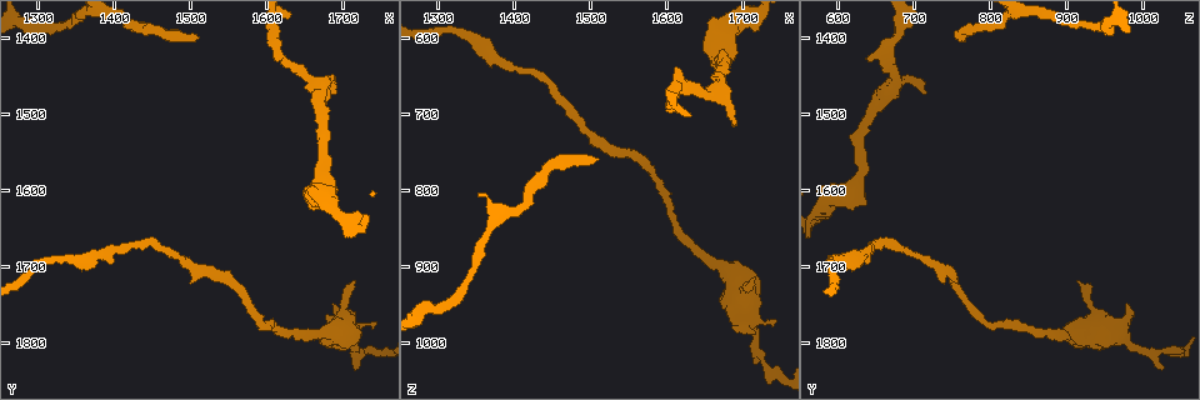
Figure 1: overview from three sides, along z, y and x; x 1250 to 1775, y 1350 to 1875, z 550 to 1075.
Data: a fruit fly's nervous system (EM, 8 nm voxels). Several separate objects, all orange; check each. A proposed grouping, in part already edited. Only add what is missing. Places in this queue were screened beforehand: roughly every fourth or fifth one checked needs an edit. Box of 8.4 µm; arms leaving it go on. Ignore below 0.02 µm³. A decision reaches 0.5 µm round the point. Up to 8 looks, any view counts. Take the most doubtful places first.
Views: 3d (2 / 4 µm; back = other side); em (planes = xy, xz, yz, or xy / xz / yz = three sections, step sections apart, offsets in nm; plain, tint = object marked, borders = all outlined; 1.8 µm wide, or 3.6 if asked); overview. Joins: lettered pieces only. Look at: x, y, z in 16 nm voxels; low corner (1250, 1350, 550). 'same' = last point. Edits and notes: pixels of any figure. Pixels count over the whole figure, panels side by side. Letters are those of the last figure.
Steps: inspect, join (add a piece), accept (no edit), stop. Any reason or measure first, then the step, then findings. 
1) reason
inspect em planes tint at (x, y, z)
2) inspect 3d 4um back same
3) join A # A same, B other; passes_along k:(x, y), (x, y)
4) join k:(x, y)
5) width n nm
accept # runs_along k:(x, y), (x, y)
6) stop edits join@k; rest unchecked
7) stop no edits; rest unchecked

branch stops here
inspect 3d 2um at (1510, 1400, 760)

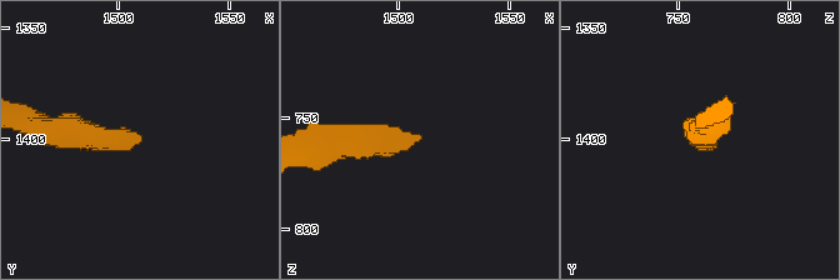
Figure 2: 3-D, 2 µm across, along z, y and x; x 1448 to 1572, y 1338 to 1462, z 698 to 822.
now the EM
inspect em 3.6um planes plain at (1510, 1399, 758)

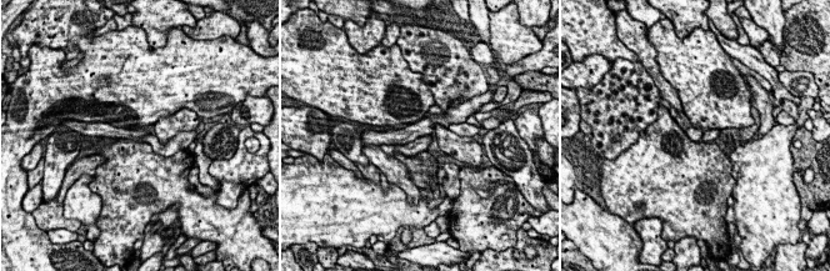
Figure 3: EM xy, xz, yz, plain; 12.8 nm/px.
see the neighbours
inspect em 3.6um planes borders same

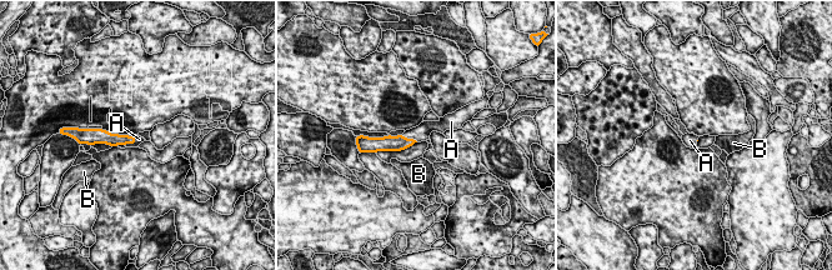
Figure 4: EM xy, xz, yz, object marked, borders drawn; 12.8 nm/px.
join A # A same, B other; passes_along 4:(113, 139), (131, 143), (139, 139); the neuron continues

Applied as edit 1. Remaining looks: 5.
inspect overview

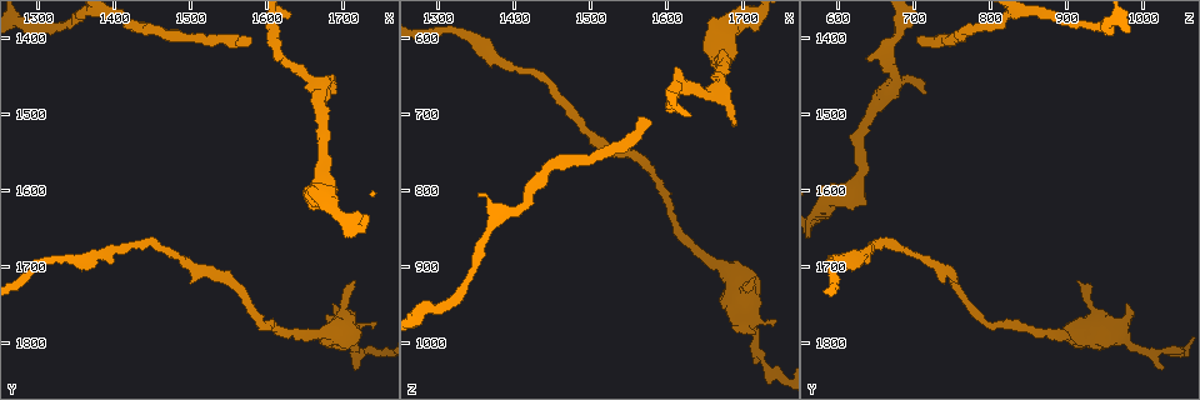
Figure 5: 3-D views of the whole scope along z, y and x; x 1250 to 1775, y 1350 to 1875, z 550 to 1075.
an open end
inspect 3d 2um at (1615, 1430, 640)

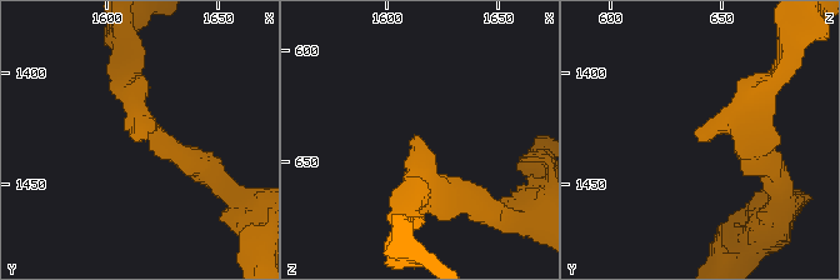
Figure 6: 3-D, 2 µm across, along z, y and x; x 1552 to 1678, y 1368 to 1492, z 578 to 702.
arm_widths 160, 200 nm; need the tissue
inspect em planes borders at (1612, 1430, 638)

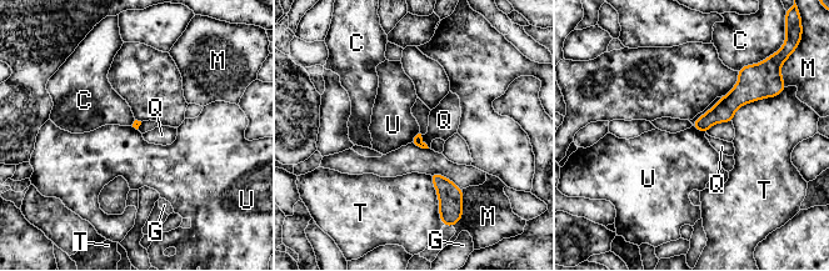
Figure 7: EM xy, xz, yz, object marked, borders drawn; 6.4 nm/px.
accept # C other, G other, M other, Q other, T other, U other; runs_along 7:(758, 93), (743, 93), (697, 124); none of them fits

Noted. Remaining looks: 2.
stop edits join@4; rest unchecked

